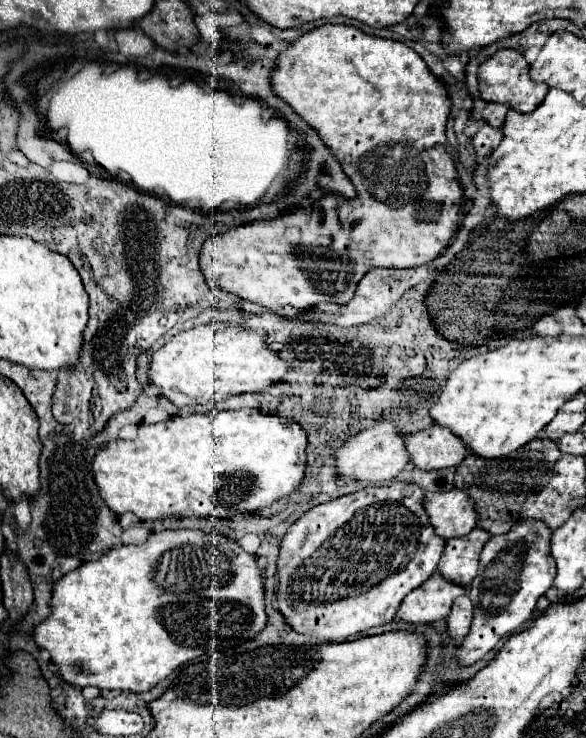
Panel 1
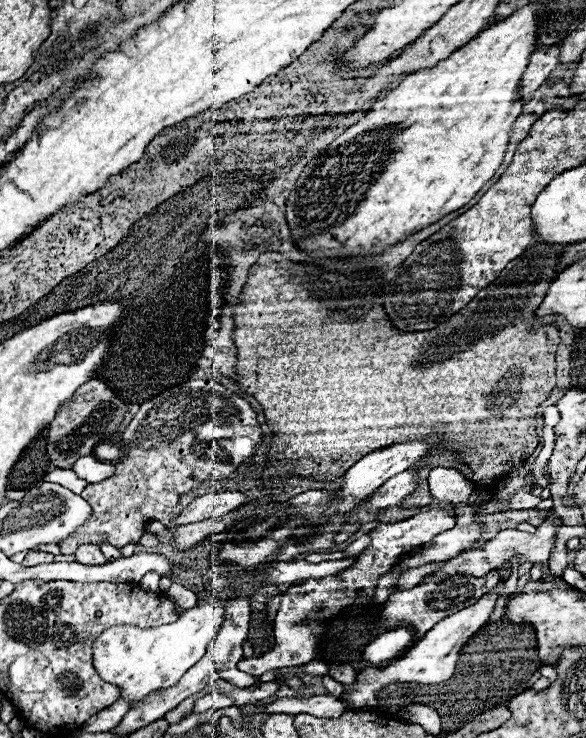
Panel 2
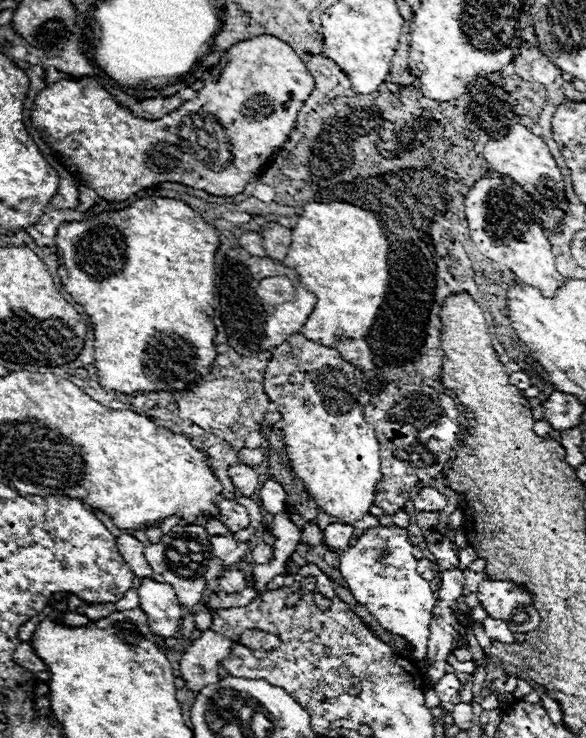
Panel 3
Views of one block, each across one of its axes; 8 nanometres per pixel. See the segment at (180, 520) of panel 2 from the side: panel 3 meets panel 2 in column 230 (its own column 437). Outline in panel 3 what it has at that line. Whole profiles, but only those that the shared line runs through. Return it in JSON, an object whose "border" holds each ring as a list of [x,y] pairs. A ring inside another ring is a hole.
{"border":[[[424,486],[416,496],[414,496],[414,508],[418,512],[440,512],[442,508],[446,508],[448,498],[444,494],[440,494],[436,488],[432,486]]]}

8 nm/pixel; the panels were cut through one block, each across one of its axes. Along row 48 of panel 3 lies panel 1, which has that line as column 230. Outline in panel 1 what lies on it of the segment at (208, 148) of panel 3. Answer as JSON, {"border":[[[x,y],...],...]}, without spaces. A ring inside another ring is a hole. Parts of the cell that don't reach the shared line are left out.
{"border":[[[324,24],[302,34],[276,56],[270,86],[304,122],[318,130],[318,136],[356,186],[358,196],[348,200],[326,194],[308,210],[298,208],[278,218],[254,220],[208,238],[200,250],[200,270],[212,288],[236,294],[272,312],[284,306],[310,310],[320,302],[346,304],[370,268],[424,266],[450,246],[462,220],[462,188],[454,160],[446,150],[450,98],[444,84],[412,48],[364,34],[354,26]]]}

